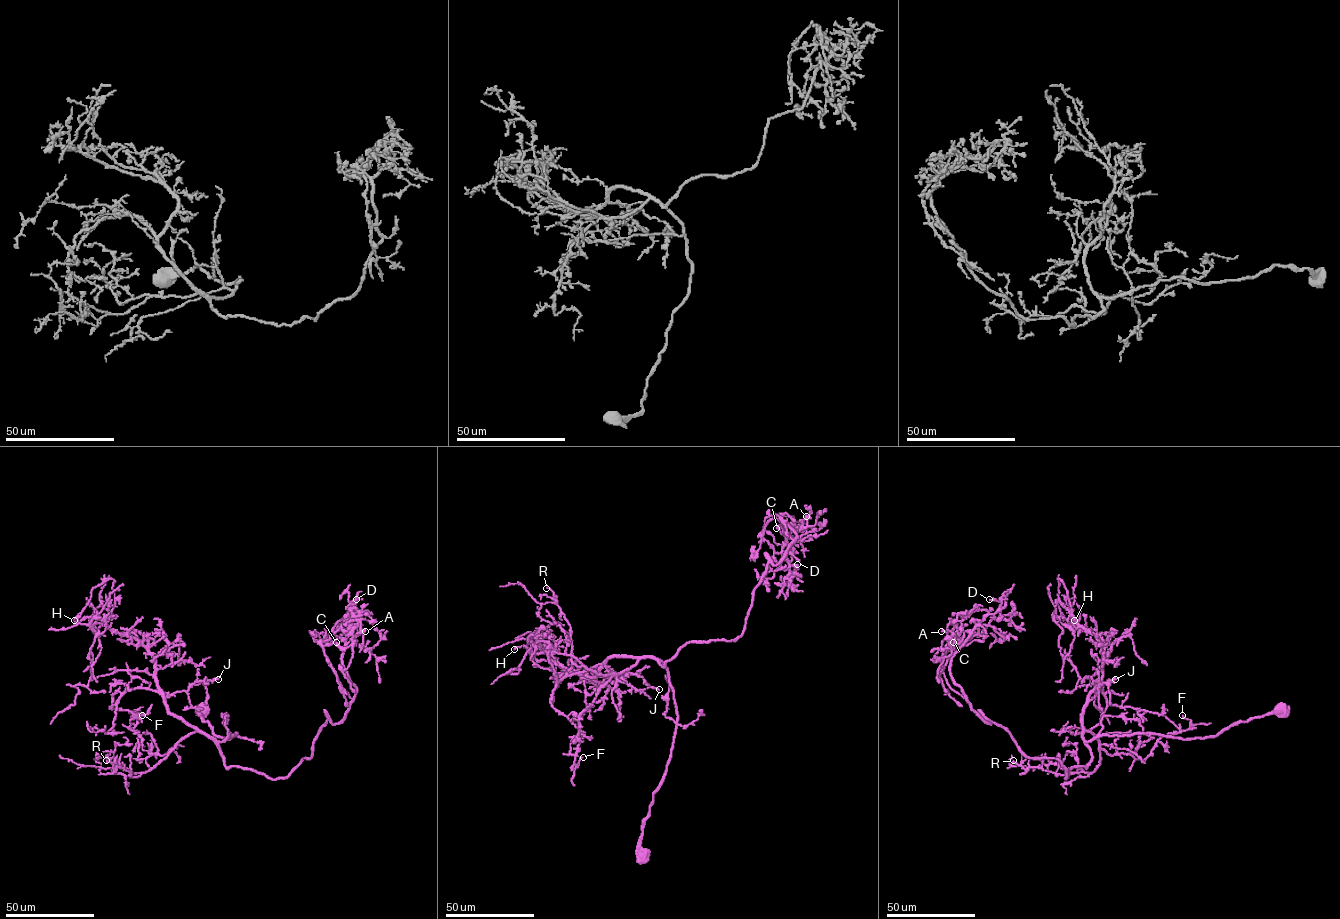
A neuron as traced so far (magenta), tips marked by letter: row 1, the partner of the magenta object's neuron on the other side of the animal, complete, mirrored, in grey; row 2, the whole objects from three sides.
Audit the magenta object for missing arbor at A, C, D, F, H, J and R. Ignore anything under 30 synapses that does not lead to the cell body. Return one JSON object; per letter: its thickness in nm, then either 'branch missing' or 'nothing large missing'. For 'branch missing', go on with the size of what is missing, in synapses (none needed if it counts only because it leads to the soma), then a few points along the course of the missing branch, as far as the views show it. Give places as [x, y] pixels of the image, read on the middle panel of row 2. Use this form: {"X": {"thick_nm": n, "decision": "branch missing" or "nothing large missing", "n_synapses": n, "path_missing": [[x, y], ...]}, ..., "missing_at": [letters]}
{"A": {"thick_nm": 180, "decision": "nothing large missing"}, "C": {"thick_nm": 240, "decision": "nothing large missing"}, "D": {"thick_nm": 200, "decision": "nothing large missing"}, "F": {"thick_nm": 170, "decision": "nothing large missing"}, "H": {"thick_nm": 280, "decision": "nothing large missing"}, "J": {"thick_nm": 170, "decision": "nothing large missing"}, "R": {"thick_nm": 180, "decision": "nothing large missing"}, "missing_at": []}

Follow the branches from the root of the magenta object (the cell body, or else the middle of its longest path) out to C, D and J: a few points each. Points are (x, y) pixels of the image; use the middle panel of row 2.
C: (641, 855), (677, 717), (659, 660), (741, 635), (766, 565), (796, 540), (783, 531), (792, 524), (776, 528)
D: (641, 855), (677, 717), (659, 660), (741, 635), (766, 565), (796, 540), (784, 524), (791, 576), (797, 564)
J: (641, 855), (642, 824), (675, 734), (674, 691), (657, 659), (605, 664), (659, 689)

